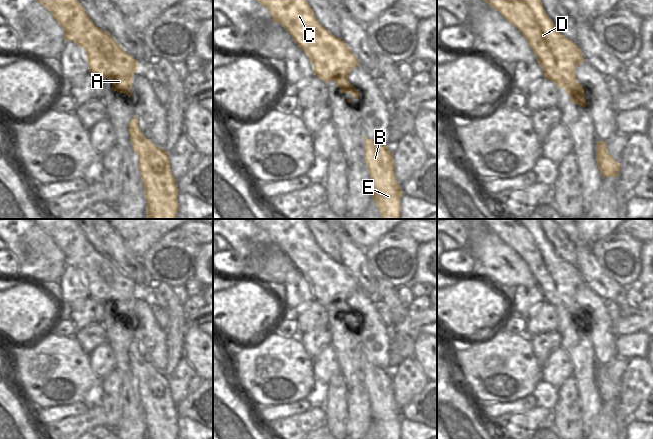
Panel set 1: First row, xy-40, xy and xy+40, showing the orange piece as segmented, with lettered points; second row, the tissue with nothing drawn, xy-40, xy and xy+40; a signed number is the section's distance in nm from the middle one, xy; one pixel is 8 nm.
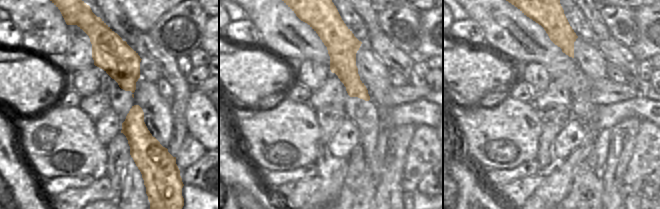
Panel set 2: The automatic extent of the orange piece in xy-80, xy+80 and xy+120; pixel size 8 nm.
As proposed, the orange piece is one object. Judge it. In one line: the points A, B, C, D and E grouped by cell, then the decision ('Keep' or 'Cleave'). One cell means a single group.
Groups: A B E / C D. Cleave.

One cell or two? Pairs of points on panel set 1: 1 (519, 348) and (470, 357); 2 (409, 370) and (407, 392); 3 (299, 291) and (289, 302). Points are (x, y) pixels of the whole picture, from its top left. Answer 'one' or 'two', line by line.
1: one
2: one
3: one

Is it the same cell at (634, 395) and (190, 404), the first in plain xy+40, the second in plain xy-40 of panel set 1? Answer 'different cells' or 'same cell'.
different cells

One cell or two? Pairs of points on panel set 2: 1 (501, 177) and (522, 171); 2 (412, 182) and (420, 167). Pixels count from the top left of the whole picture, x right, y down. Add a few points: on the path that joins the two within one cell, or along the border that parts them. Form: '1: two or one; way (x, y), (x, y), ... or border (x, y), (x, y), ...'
1: one; way (506, 175), (517, 173)
2: one; way (412, 178), (418, 171)

